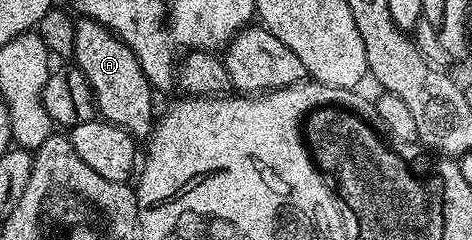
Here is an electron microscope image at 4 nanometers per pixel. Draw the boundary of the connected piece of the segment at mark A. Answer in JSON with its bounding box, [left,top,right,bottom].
[73,18,155,138]

